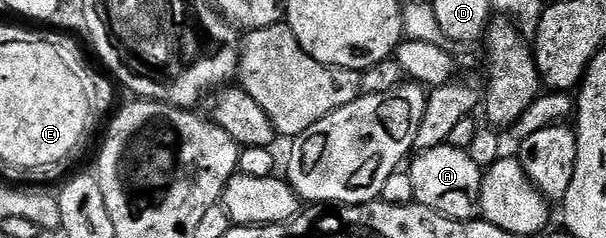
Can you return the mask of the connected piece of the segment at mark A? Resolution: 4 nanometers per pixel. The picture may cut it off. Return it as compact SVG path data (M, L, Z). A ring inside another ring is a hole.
M439 144L437 148L431 148L417 155L417 160L411 161L407 169L410 174L410 182L414 182L414 201L417 204L426 206L438 214L442 214L451 220L474 220L480 216L480 191L482 190L482 178L484 172L470 158L467 150L462 148L453 148L451 144Z

